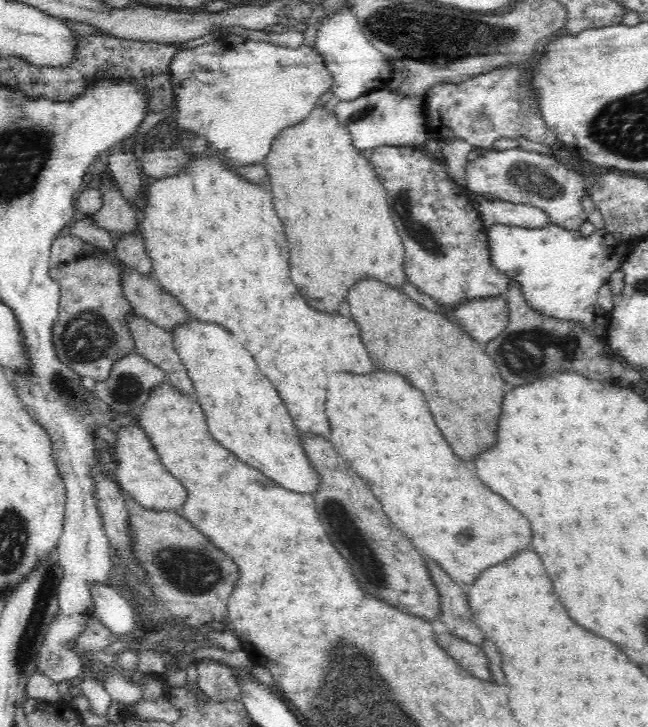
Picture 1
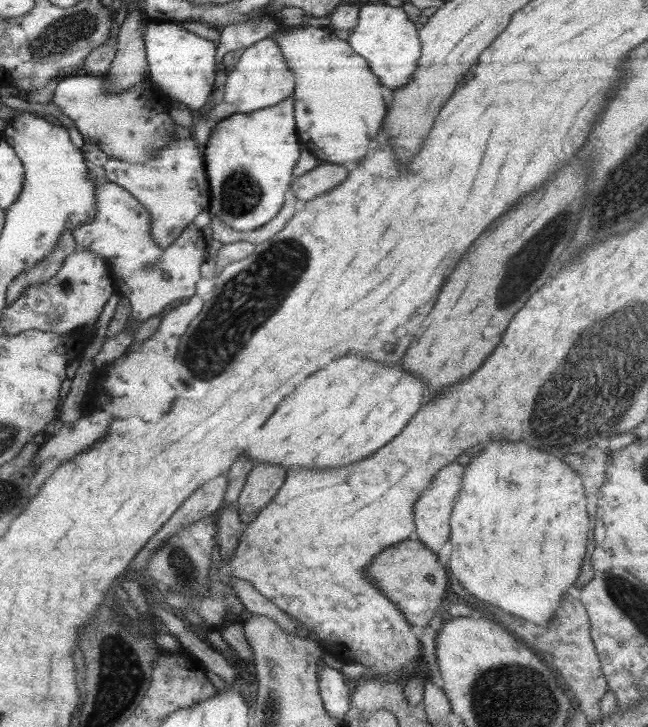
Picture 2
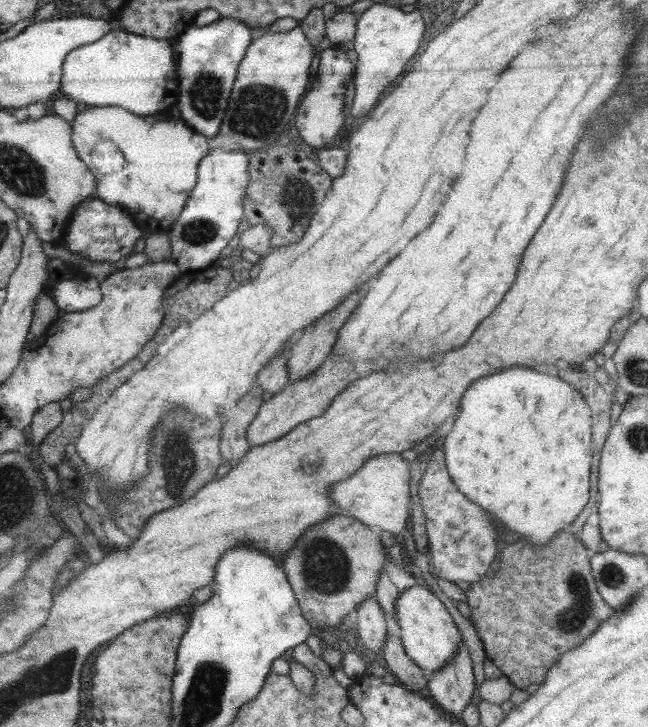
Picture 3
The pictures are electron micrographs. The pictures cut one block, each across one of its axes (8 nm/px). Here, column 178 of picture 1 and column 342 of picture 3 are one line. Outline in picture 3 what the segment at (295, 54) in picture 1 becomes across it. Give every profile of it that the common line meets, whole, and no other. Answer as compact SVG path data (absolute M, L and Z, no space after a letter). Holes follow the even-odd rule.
M329 47L320 53L320 67L316 82L310 84L310 90L304 94L296 112L295 127L303 138L303 143L317 150L331 142L344 124L344 98L350 79L355 75L355 66L347 58L346 52L339 47Z

